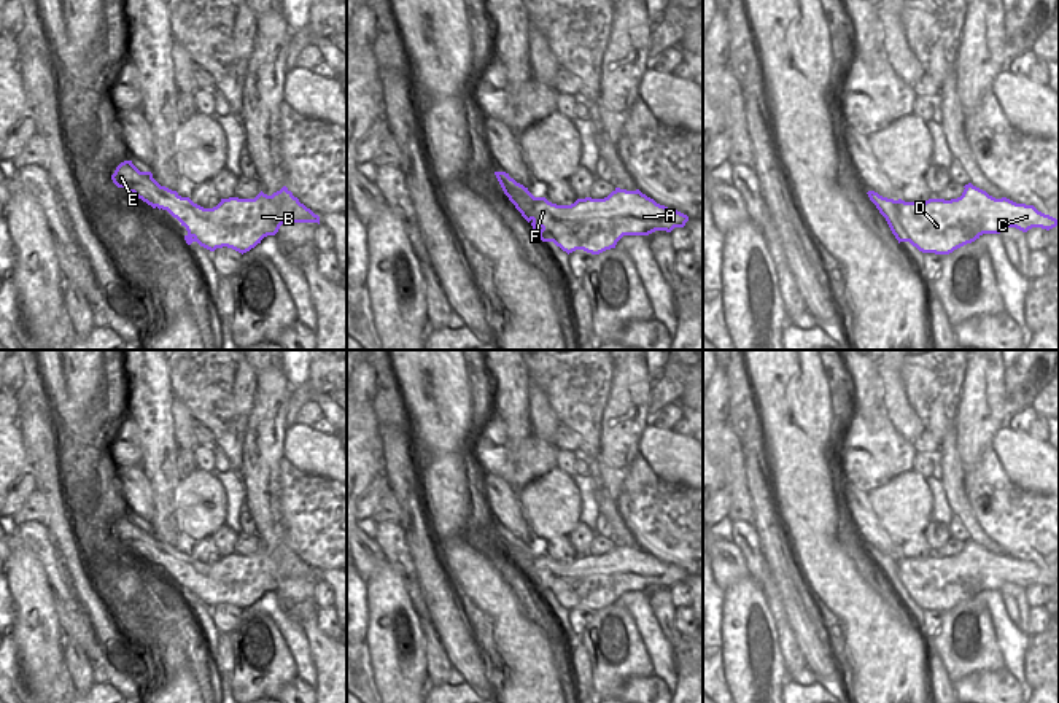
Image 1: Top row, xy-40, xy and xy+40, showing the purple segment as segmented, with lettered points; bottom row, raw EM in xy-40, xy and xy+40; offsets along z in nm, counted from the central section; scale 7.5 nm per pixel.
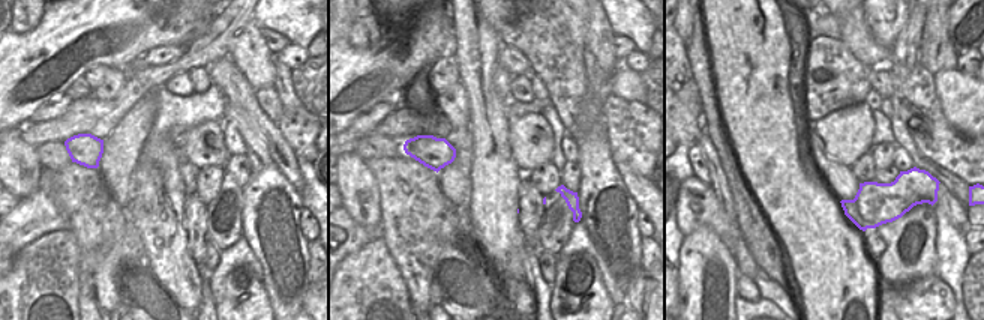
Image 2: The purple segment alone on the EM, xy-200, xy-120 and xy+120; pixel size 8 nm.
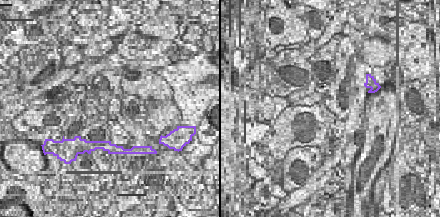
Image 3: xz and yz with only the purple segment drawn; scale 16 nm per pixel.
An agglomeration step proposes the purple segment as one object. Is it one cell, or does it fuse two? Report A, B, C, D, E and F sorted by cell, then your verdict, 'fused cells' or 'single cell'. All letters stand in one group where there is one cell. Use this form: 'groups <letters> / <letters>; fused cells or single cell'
groups A B C D E F; single cell

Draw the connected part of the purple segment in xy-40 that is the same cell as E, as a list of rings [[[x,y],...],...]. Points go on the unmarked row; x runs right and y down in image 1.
[[[132,517],[121,519],[111,536],[153,565],[167,566],[186,584],[188,601],[197,598],[210,608],[227,603],[243,611],[264,593],[275,592],[285,579],[320,581],[320,573],[301,560],[286,542],[272,552],[261,547],[254,555],[229,553],[213,565],[204,565],[161,542],[151,528],[140,528]]]

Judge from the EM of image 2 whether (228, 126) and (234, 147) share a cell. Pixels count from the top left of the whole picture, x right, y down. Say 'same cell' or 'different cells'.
same cell

